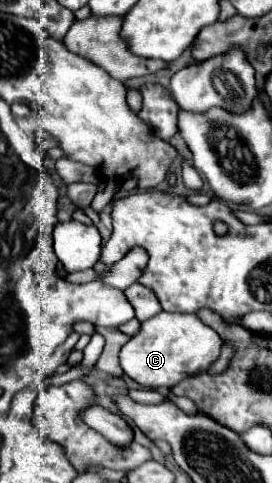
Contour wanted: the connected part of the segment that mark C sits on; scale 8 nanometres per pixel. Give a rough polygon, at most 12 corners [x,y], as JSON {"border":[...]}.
{"border":[[159,312],[121,348],[123,372],[171,388],[207,372],[221,336],[197,314]]}

